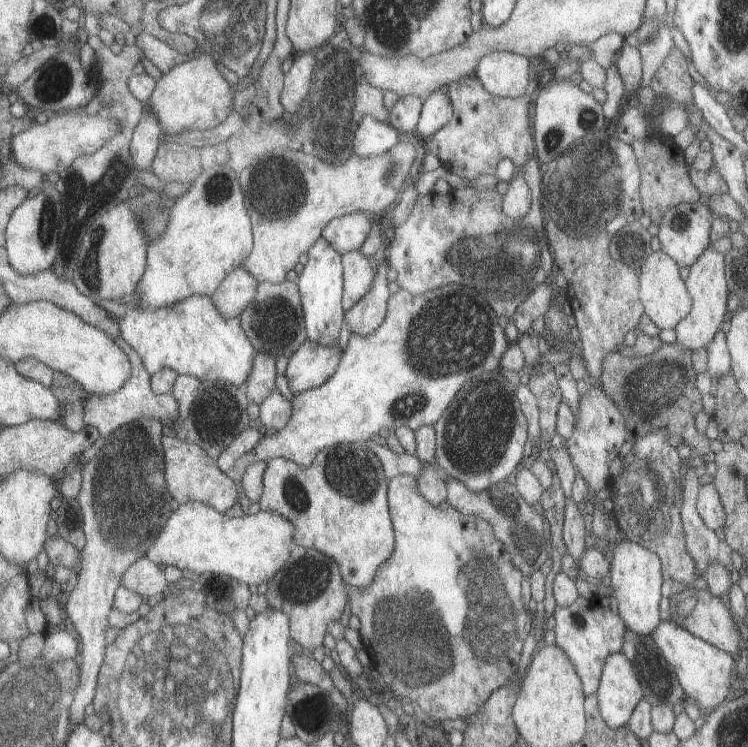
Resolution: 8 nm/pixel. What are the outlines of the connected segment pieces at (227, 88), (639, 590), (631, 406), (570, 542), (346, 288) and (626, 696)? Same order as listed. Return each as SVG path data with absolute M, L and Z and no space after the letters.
M203 54L191 62L185 62L165 74L159 80L157 92L147 104L153 104L161 116L165 132L181 134L183 130L203 130L209 132L231 118L235 110L235 92L233 74L229 74L221 64L215 62L211 54Z
M621 540L617 546L611 544L611 566L609 566L609 584L611 584L611 596L617 600L617 610L619 618L625 622L627 630L633 630L635 634L651 636L651 632L659 626L661 622L661 612L659 612L659 602L661 602L661 560L657 558L655 552L631 542L631 540Z
M661 344L653 354L627 358L619 356L619 352L611 352L603 358L601 370L601 386L605 394L615 402L621 414L627 420L627 436L625 440L637 440L653 430L669 430L669 434L679 434L695 454L709 454L717 450L717 444L705 438L705 434L697 432L695 416L697 412L705 412L703 396L695 386L697 372L691 364L691 350L675 344Z
M567 498L565 504L565 524L563 524L563 542L567 548L567 554L575 558L577 568L579 566L579 558L581 554L585 554L589 540L587 540L587 532L585 532L585 524L583 524L583 514L579 514L579 504L573 502L573 498Z
M359 250L343 254L343 312L365 298L373 278L375 270Z
M623 652L609 654L603 664L599 690L595 694L603 722L611 730L629 724L631 714L639 706L641 698L643 688L631 662L625 658Z

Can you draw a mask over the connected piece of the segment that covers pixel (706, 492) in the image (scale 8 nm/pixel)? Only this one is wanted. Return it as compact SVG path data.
M705 484L699 488L699 498L697 498L697 514L703 520L703 524L709 530L717 530L723 528L723 524L727 522L727 514L723 510L721 504L721 496L717 492L715 484Z

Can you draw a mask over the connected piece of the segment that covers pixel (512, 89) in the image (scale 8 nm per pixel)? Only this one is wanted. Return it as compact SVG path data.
M491 52L479 60L473 76L491 96L519 98L531 92L531 66L531 60L519 54Z

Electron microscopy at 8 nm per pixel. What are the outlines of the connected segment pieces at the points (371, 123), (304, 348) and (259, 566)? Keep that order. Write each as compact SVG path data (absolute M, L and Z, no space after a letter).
M363 116L361 124L353 134L353 156L367 158L383 154L397 142L401 142L401 138L403 134L397 132L391 124L377 122L371 116Z
M305 340L295 354L291 354L285 378L289 382L289 390L297 396L305 390L319 388L339 366L343 350L337 344L321 346L317 342Z
M189 502L177 508L167 528L149 548L147 558L161 566L175 566L203 574L225 574L249 586L259 586L271 580L287 562L295 542L293 524L277 512L261 510L255 516L229 518L207 502Z

